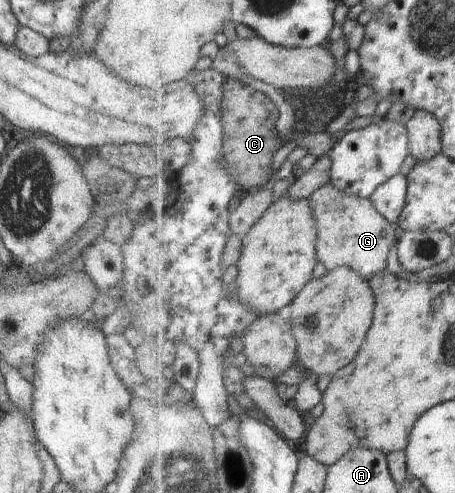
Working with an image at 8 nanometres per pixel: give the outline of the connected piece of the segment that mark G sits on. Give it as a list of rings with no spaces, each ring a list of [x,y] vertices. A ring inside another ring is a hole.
[[[330,183],[310,199],[319,221],[319,261],[329,272],[343,267],[354,268],[370,281],[388,269],[391,253],[399,241],[396,224],[384,217],[370,198],[348,195]]]

